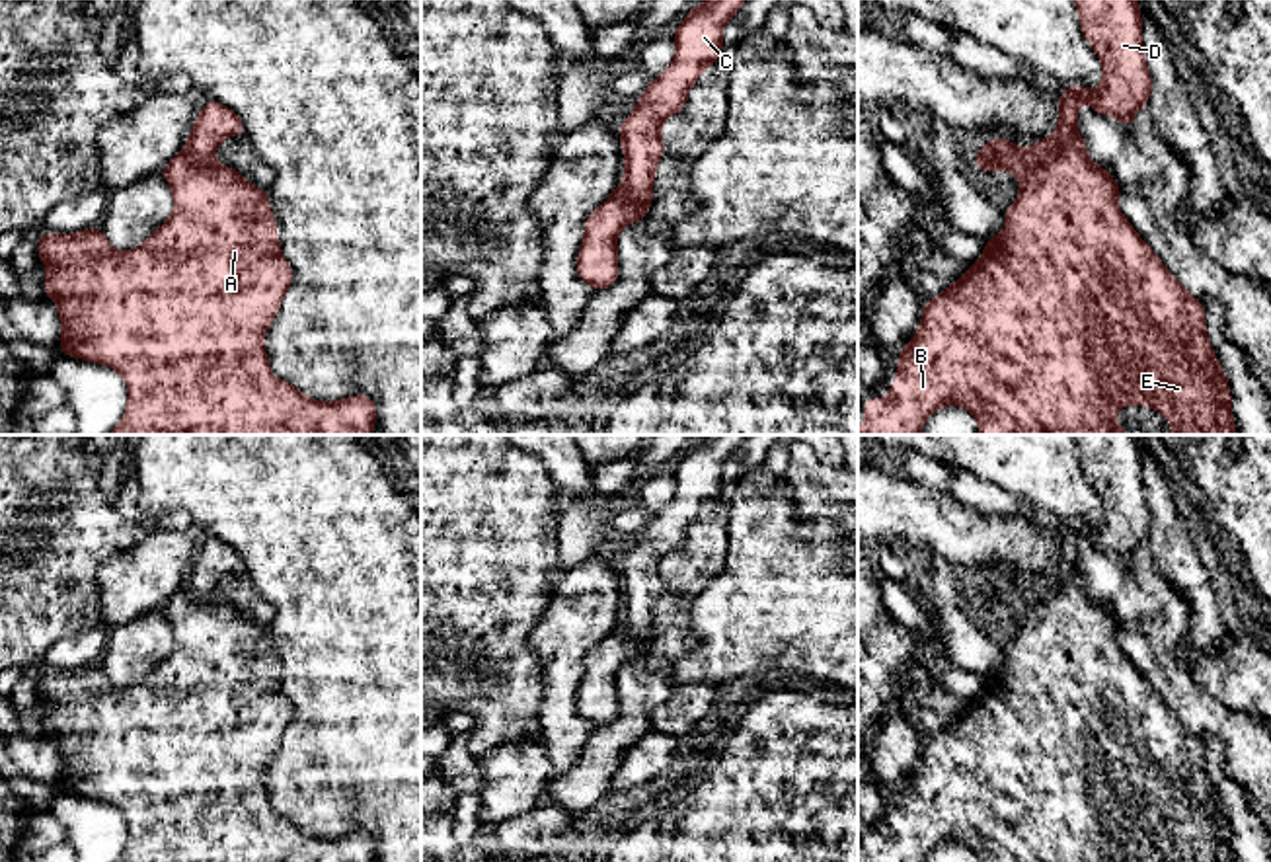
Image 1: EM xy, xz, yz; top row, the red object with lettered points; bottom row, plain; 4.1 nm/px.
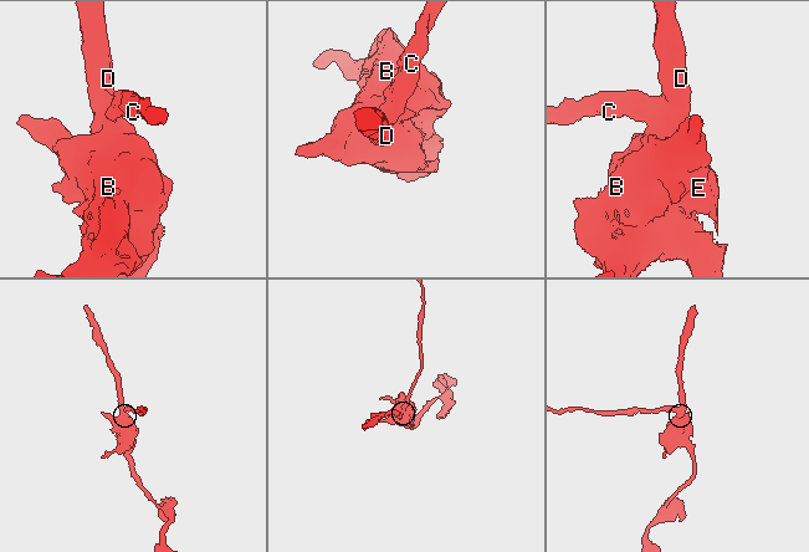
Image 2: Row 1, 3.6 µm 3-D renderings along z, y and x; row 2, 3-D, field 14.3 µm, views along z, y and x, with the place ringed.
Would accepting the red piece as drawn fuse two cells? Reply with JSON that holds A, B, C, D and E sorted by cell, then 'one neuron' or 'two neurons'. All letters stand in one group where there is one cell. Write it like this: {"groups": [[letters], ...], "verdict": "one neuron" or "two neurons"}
{"groups": [["A", "B", "D", "E"], ["C"]], "verdict": "two neurons"}

